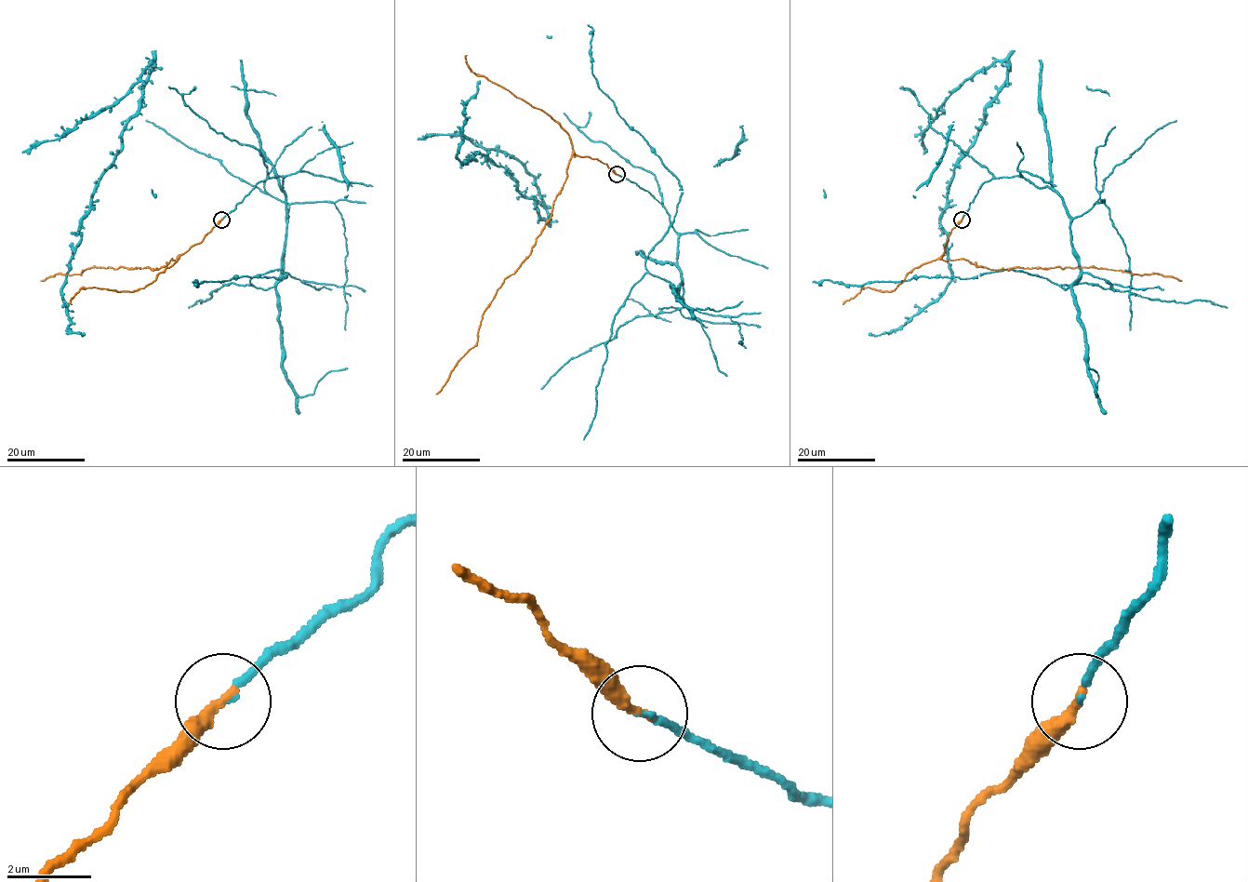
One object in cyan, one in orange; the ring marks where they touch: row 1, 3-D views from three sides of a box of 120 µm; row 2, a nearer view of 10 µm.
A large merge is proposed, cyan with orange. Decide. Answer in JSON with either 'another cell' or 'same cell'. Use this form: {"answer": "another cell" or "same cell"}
{"answer": "same cell"}

